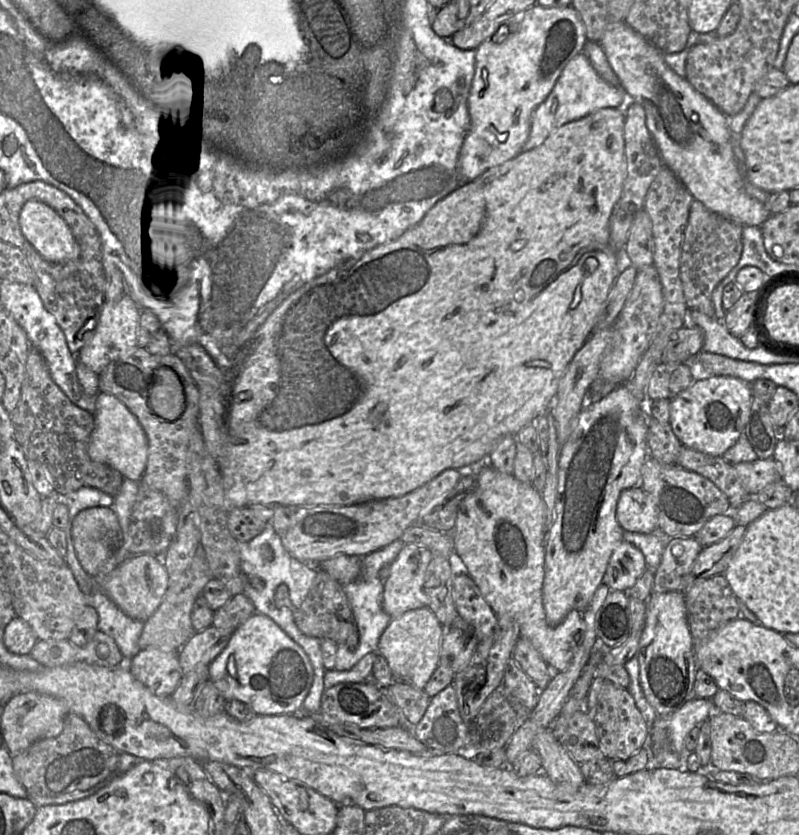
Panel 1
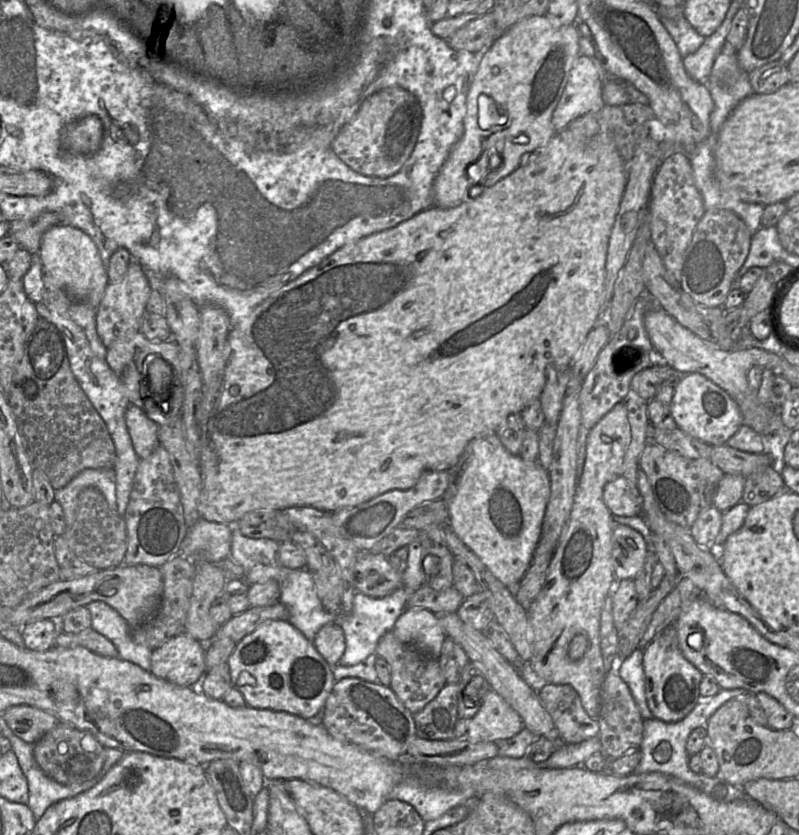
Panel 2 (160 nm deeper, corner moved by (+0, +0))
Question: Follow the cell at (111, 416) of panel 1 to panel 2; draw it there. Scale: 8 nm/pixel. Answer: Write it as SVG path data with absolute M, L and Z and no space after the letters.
M134 405L127 408L125 419L137 456L139 459L147 458L160 446L158 425Z

